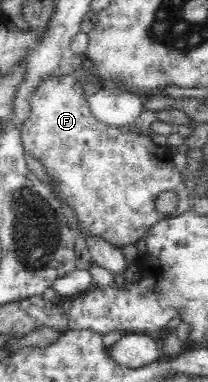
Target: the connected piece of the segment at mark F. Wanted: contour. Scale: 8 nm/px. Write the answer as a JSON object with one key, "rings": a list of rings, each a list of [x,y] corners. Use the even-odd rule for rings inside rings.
{"rings":[[[61,75],[52,77],[49,80],[46,80],[40,87],[36,87],[34,91],[30,92],[28,95],[28,105],[29,105],[29,113],[26,116],[26,121],[22,123],[22,131],[20,131],[21,141],[23,143],[23,148],[25,149],[25,153],[32,153],[40,163],[46,169],[46,173],[53,183],[53,187],[55,187],[54,195],[58,195],[61,197],[68,205],[76,212],[76,217],[79,221],[79,227],[81,229],[81,233],[83,238],[86,239],[88,236],[100,236],[100,238],[108,241],[108,243],[116,246],[116,248],[123,249],[127,245],[135,245],[136,241],[140,239],[142,236],[146,236],[146,233],[150,231],[151,227],[166,219],[167,217],[171,217],[172,215],[182,215],[186,213],[188,210],[192,209],[191,207],[191,199],[188,198],[188,192],[186,186],[184,185],[184,181],[181,178],[180,171],[174,166],[173,163],[166,159],[162,159],[162,153],[164,149],[158,147],[152,139],[149,137],[144,137],[144,135],[136,135],[132,133],[132,130],[129,133],[122,134],[119,127],[110,126],[106,123],[102,123],[92,115],[90,112],[90,108],[88,107],[88,98],[84,97],[84,85],[89,80],[74,80],[74,77],[71,75]],[[162,191],[176,191],[178,194],[179,200],[177,206],[175,207],[175,211],[170,215],[160,214],[156,207],[154,206],[154,201],[156,201],[156,197],[158,197],[159,193]]]}

